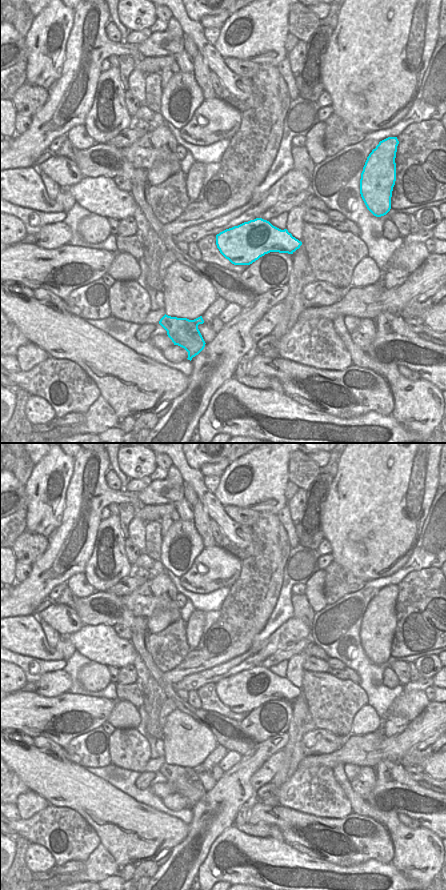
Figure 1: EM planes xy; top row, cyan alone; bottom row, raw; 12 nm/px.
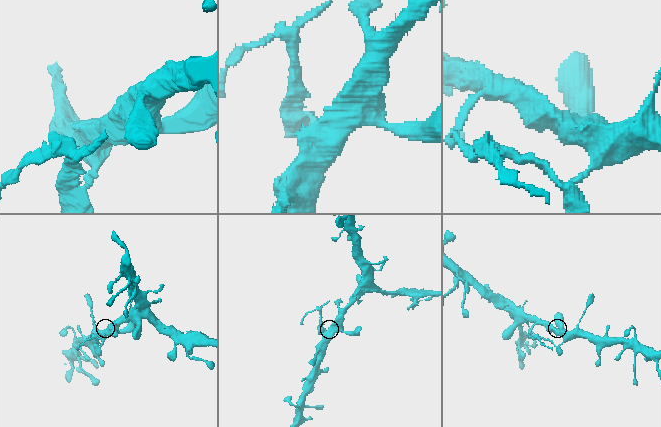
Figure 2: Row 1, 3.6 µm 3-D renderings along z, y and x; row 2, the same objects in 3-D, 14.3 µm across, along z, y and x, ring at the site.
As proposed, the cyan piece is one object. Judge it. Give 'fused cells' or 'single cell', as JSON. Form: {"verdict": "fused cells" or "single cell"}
{"verdict": "fused cells"}

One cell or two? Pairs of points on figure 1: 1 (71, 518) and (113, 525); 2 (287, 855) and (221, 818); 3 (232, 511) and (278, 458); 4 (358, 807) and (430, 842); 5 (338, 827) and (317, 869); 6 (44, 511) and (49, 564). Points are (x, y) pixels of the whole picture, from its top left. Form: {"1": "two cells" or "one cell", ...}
{"1": "two cells", "2": "two cells", "3": "two cells", "4": "one cell", "5": "two cells", "6": "two cells"}

